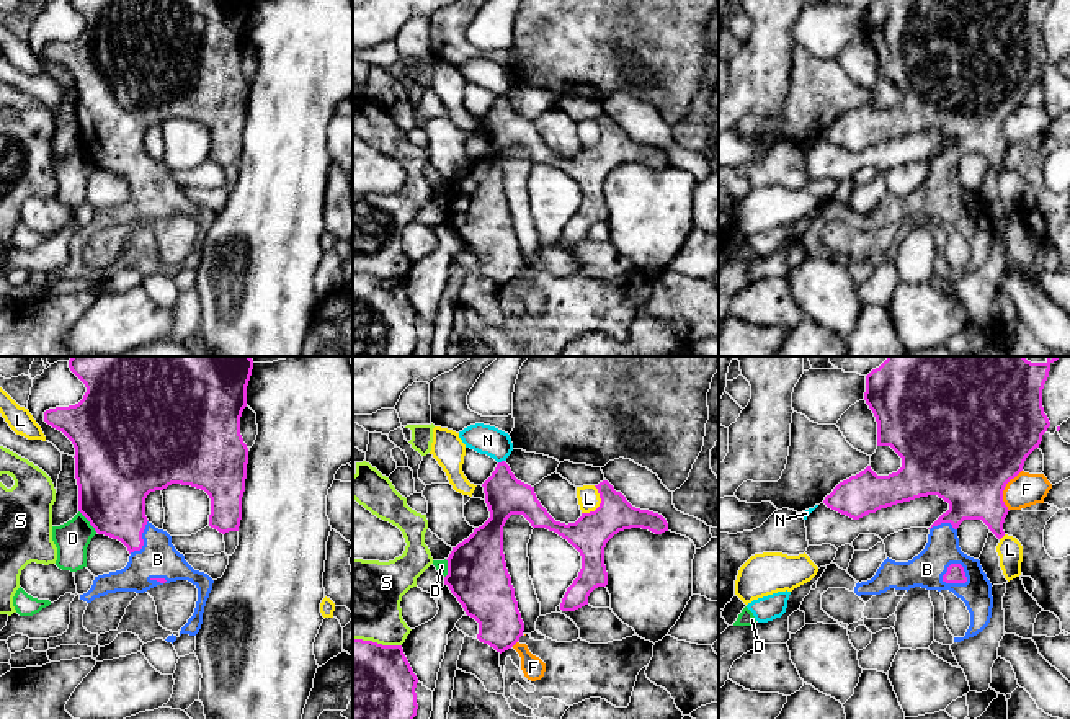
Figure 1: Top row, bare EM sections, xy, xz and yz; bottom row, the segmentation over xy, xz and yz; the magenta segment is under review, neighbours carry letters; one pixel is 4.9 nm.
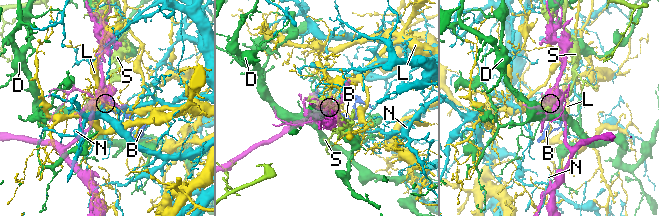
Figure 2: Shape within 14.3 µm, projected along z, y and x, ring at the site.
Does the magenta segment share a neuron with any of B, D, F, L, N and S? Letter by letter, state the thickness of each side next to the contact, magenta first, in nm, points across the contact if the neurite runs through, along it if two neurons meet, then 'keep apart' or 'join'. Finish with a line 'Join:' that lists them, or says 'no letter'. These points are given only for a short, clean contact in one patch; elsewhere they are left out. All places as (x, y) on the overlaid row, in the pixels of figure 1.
B: 90/170 nm | join
D: 360/170 nm | keep apart
F: 500/160 nm | keep apart
L: 190/110 nm | keep apart
N: 200/140 nm | keep apart
S: 400/400 nm | keep apart
Join: B

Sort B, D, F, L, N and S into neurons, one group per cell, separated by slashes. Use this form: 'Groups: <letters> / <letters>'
Groups: B / D / F / L / N / S

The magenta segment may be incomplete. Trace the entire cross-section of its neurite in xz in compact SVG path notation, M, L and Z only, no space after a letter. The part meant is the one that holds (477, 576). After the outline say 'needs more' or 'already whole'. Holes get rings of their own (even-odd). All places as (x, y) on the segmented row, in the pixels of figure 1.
M505 461L482 487L490 518L453 547L444 585L466 614L479 623L477 639L500 654L511 649L524 631L503 554L503 526L511 515L523 515L533 528L557 533L580 552L582 569L562 598L562 611L588 605L590 593L608 585L604 547L614 534L631 528L655 534L668 531L662 515L632 507L608 480L595 485L600 507L568 525L555 521L537 500L534 487L518 480Z; already whole

